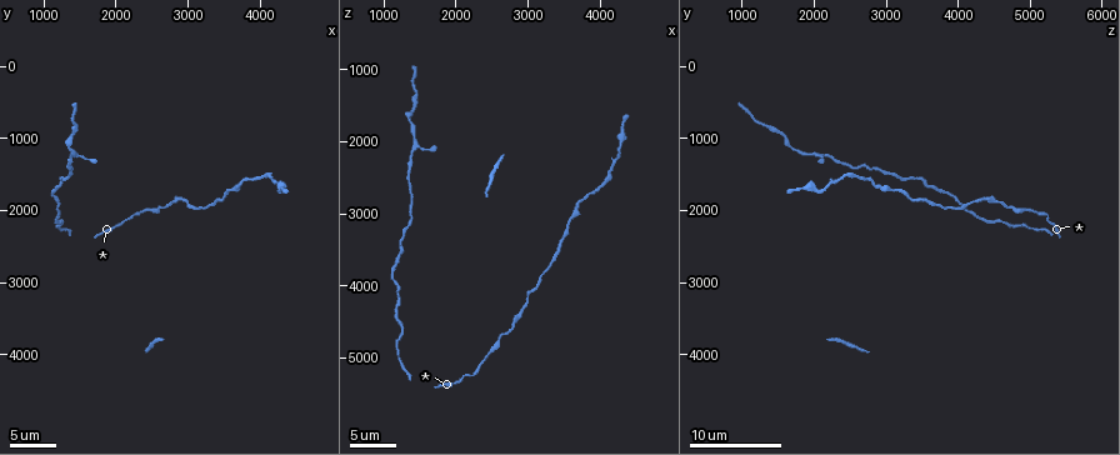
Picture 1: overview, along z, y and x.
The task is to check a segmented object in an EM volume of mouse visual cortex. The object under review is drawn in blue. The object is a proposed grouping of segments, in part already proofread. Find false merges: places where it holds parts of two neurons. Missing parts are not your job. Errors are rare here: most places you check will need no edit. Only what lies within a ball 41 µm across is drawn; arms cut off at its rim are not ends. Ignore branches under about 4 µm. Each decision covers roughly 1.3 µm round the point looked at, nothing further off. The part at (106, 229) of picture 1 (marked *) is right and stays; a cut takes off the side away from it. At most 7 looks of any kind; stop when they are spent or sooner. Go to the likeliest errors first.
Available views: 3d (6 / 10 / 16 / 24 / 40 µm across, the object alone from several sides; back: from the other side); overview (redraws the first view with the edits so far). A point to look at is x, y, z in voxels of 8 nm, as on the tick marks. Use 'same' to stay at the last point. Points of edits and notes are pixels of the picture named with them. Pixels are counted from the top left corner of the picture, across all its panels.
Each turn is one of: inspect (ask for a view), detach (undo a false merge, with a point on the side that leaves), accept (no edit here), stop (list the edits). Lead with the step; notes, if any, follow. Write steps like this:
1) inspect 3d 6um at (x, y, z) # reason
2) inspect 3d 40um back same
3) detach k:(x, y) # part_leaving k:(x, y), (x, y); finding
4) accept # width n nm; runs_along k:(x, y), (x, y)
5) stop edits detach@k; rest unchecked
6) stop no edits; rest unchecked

inspect 3d 10um at (1400, 1250, 2150) # a narrow waist

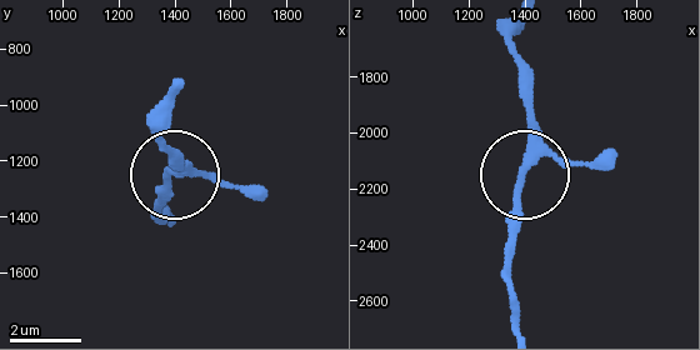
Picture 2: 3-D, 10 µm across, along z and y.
accept # width 210 nm; one neuron here

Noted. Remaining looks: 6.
inspect 3d 16um at (3700, 1650, 2850) # sudden change in width

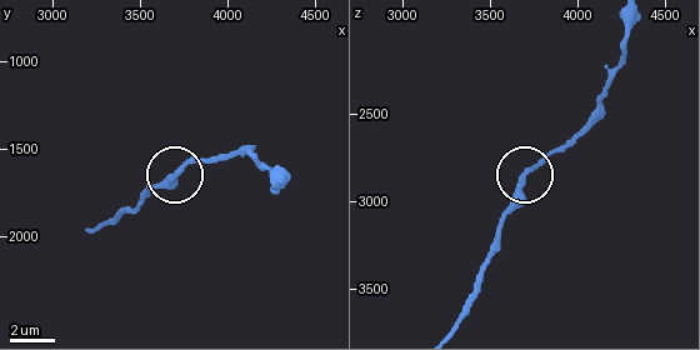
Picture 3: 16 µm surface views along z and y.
inspect 3d 16um back at (3700, 1640, 2840)

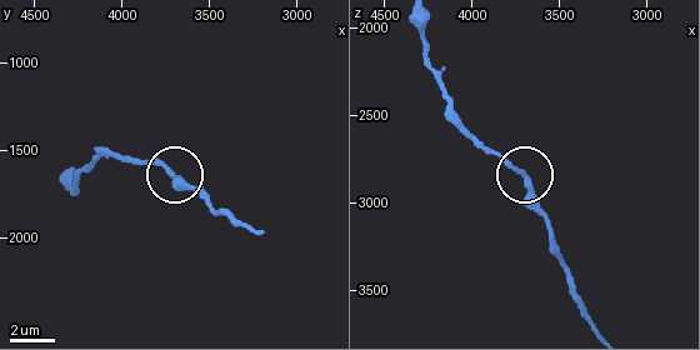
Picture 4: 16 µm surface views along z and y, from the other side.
accept # one neuron here

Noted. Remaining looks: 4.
inspect 3d 6um at (3500, 1850, 3350)

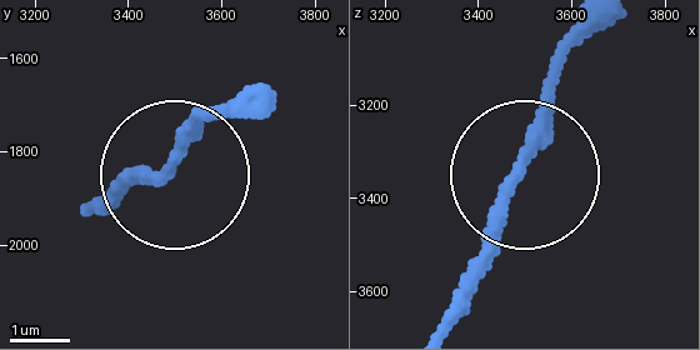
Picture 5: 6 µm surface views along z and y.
inspect 3d 6um back at (3470, 1850, 3365) # from behind

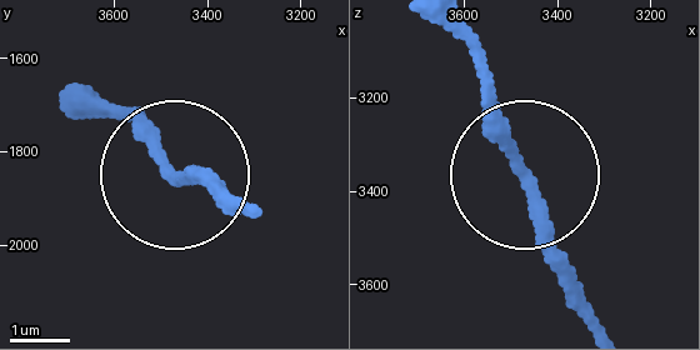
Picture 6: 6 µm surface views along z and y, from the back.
accept # runs_along 6:(595, 316), (485, 78), (441, 23); continuous, no second neuron

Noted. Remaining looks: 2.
inspect 3d 10um at (3000, 1900, 4200) # narrows sharply

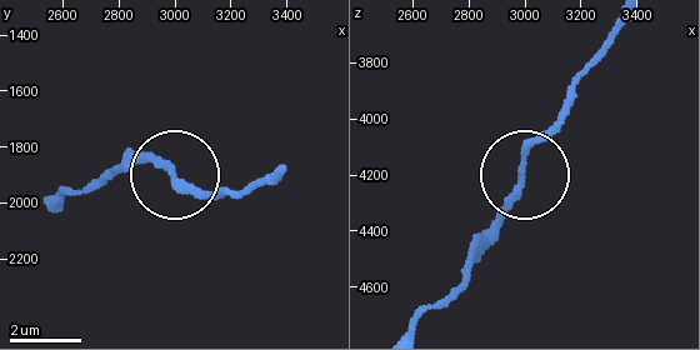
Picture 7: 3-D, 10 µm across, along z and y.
inspect 3d 6um at (2990, 1880, 4180)

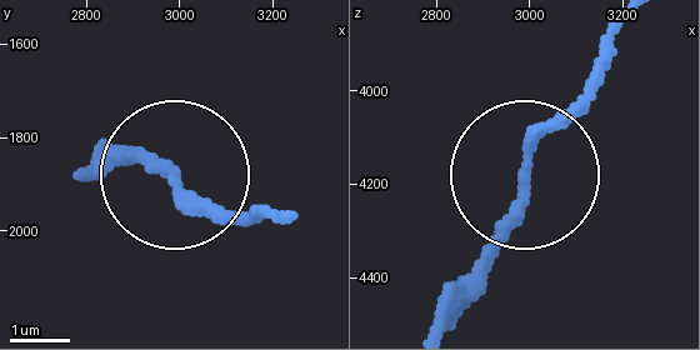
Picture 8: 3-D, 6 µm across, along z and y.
accept # width 190 nm; continuous, no second neuron

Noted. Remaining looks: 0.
stop no edits; rest unchecked

